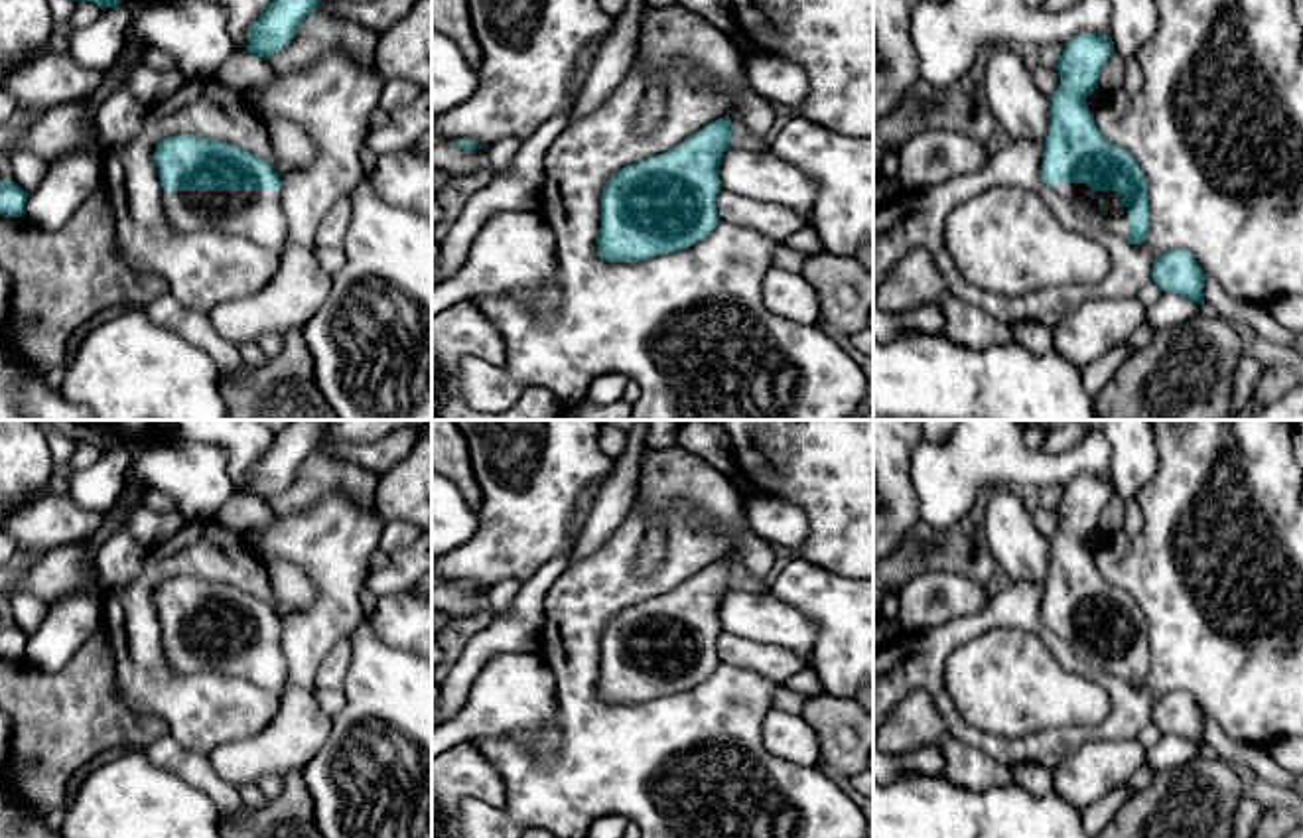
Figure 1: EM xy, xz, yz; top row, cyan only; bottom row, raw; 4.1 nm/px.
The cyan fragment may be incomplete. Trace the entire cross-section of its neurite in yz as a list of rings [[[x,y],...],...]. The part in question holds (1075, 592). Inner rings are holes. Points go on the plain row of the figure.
[[[1078,475],[1057,505],[1061,524],[1051,538],[1051,568],[1045,582],[1041,621],[1078,655],[1084,670],[1114,674],[1130,686],[1141,686],[1149,672],[1147,619],[1137,601],[1102,578],[1086,538],[1098,530],[1098,521],[1114,495],[1112,477]]]

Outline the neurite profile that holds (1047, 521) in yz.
[[[1037,507],[1031,511],[1033,523],[1045,538],[1053,538],[1059,530],[1061,517],[1057,511],[1049,511],[1045,507]]]

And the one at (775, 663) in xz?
[[[725,631],[718,635],[716,649],[721,663],[749,668],[775,686],[783,686],[787,678],[806,666],[800,657],[781,645],[751,641]]]

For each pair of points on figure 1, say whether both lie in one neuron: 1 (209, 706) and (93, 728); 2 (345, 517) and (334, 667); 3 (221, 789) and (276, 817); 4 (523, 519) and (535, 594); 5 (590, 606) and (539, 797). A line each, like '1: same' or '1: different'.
1: different
2: different
3: different
4: different
5: same

